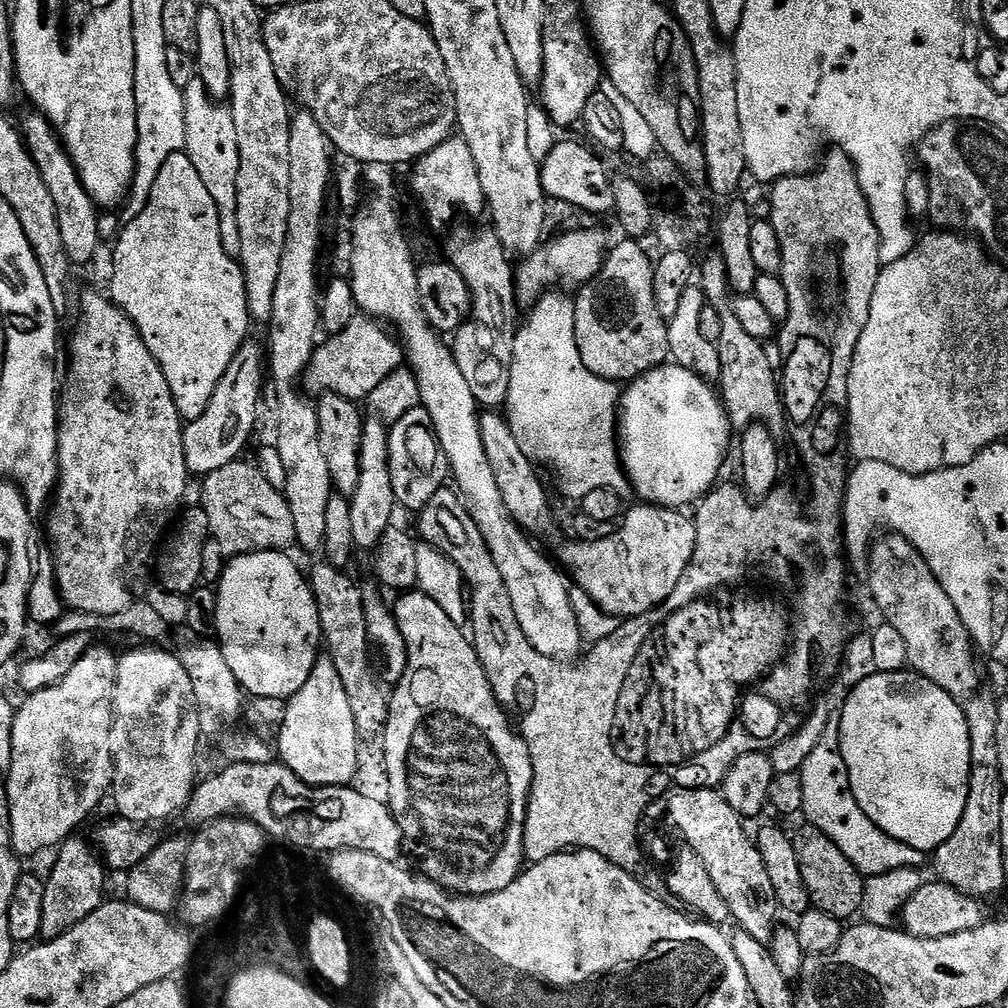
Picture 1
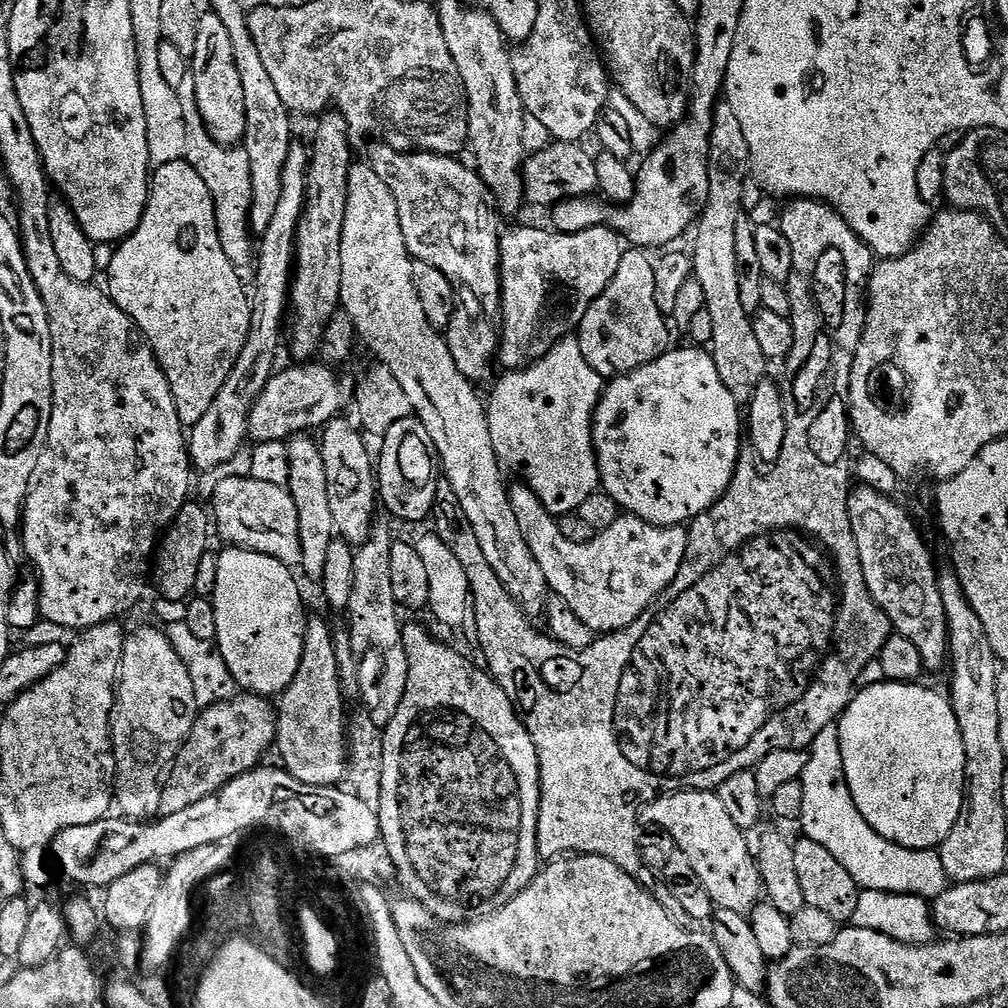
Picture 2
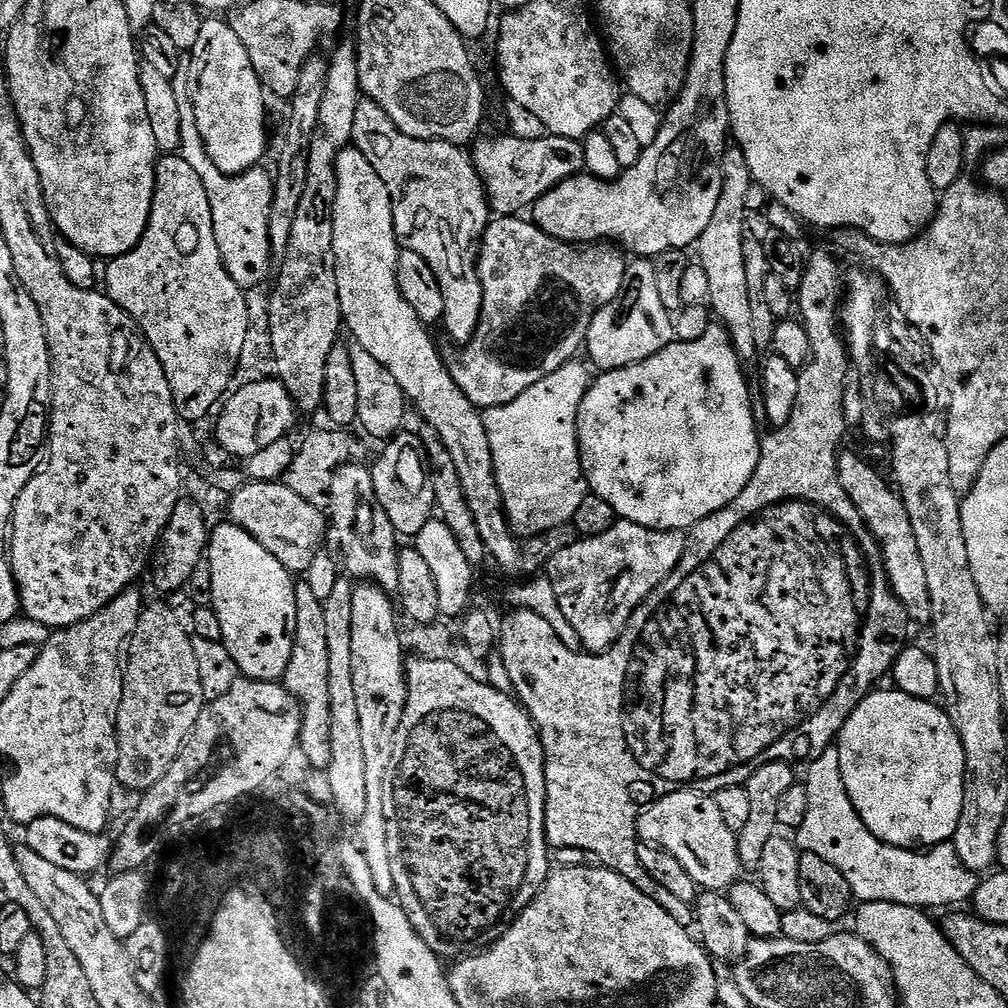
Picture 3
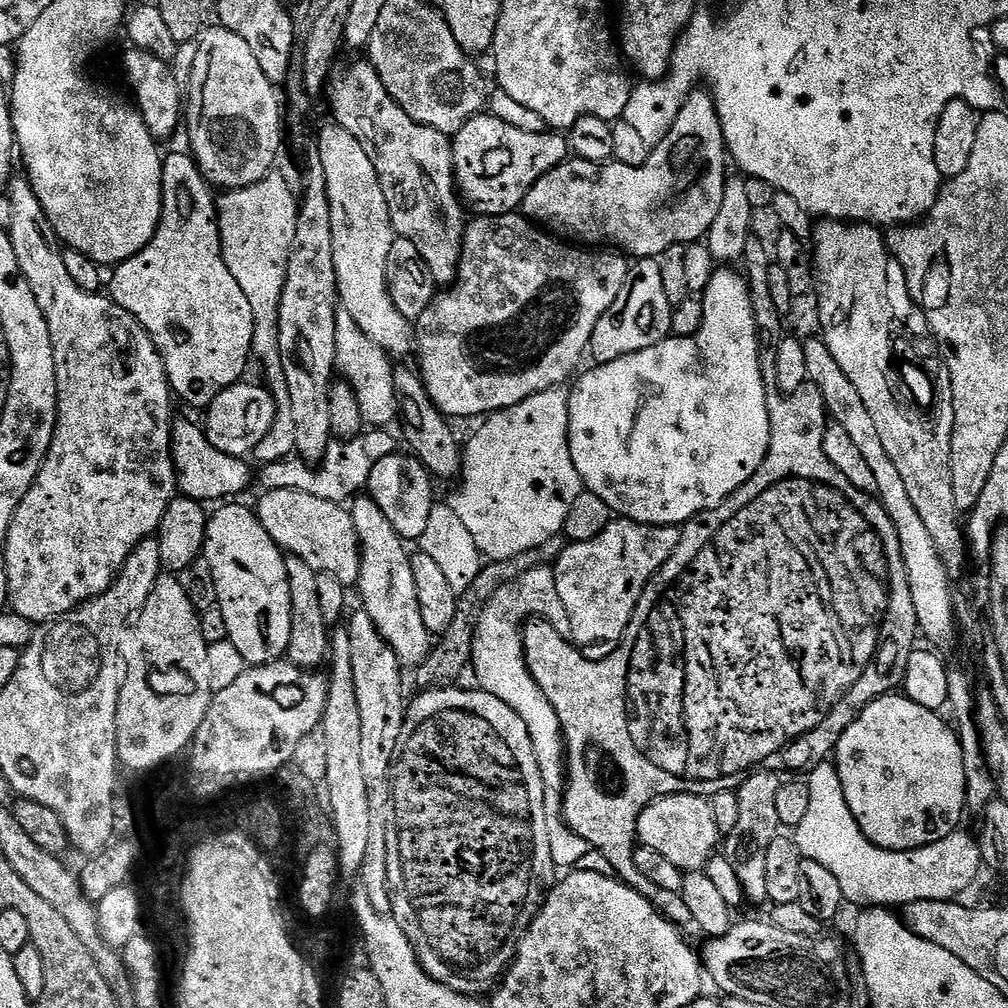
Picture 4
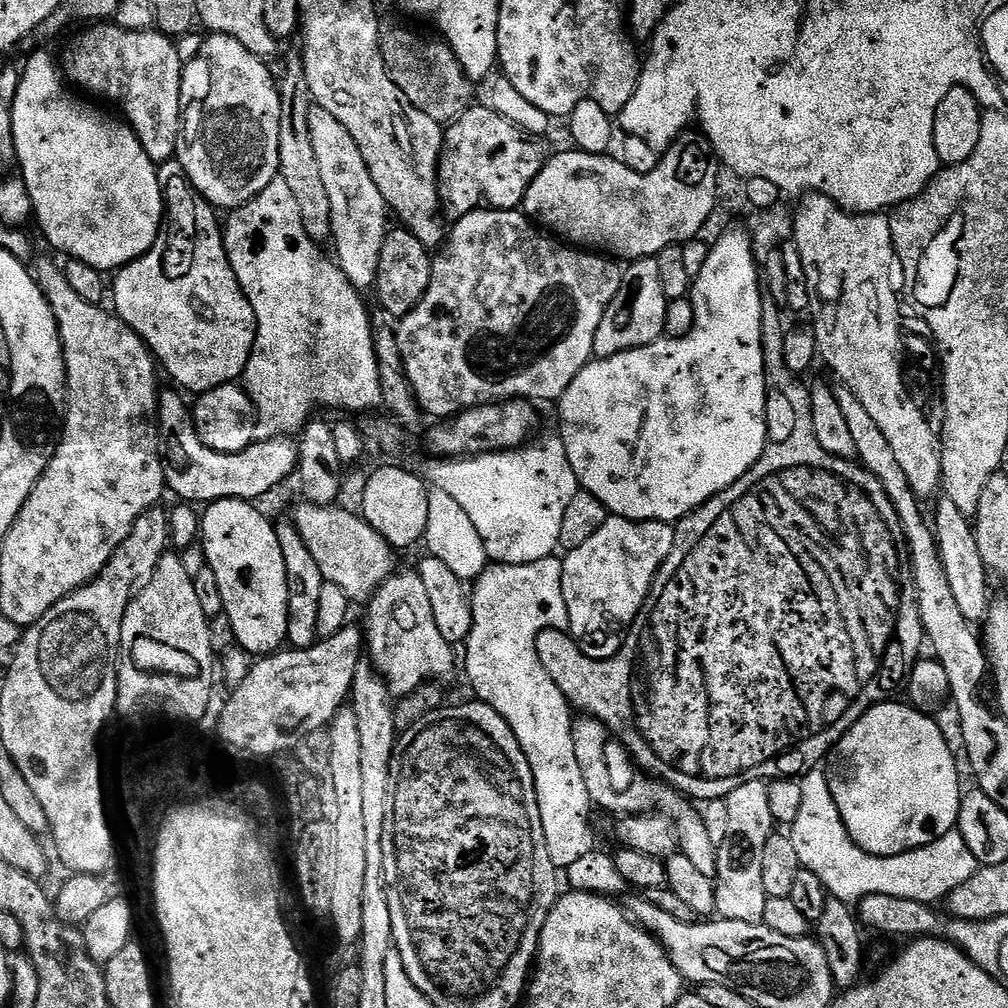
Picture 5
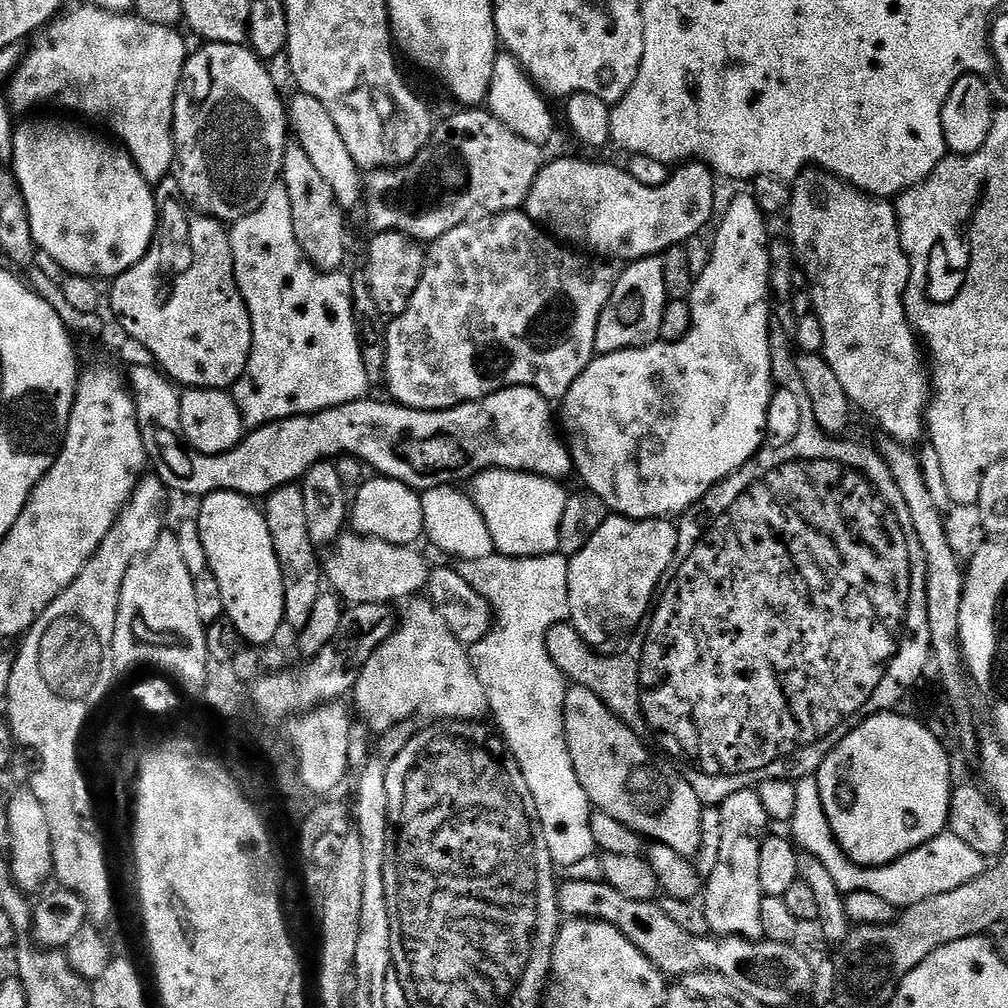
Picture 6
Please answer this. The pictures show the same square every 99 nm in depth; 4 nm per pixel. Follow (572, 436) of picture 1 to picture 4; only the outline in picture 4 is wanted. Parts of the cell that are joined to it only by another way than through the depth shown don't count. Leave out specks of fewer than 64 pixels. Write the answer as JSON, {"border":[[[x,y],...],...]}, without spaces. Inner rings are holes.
{"border":[[[563,387],[551,388],[545,392],[539,392],[522,402],[518,402],[514,406],[503,408],[501,412],[491,413],[481,424],[484,425],[469,438],[468,444],[466,440],[466,443],[463,445],[462,479],[459,481],[459,484],[461,483],[460,489],[452,497],[447,497],[446,503],[448,507],[454,510],[454,514],[458,514],[458,518],[462,518],[463,524],[466,525],[466,530],[470,530],[470,538],[474,538],[481,557],[487,558],[489,561],[514,559],[516,555],[525,554],[526,551],[540,548],[550,538],[553,538],[554,535],[563,533],[566,514],[570,514],[570,506],[574,506],[575,500],[578,499],[578,494],[582,491],[580,475],[578,474],[578,470],[574,470],[574,462],[570,458],[570,442],[568,441],[568,392]]]}

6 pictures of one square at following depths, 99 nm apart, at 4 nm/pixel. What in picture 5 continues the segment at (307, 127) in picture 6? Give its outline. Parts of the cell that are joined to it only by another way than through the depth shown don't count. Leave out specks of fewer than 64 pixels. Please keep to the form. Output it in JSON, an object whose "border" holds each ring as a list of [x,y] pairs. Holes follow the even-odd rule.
{"border":[[[312,107],[308,115],[310,122],[310,142],[314,142],[314,154],[318,158],[318,170],[322,170],[322,182],[326,185],[326,198],[330,200],[330,218],[332,219],[331,243],[336,243],[335,263],[339,264],[342,274],[357,290],[371,289],[378,274],[378,258],[382,254],[382,242],[390,231],[390,209],[385,204],[378,186],[374,186],[374,178],[370,178],[370,170],[366,166],[366,158],[362,158],[362,150],[358,150],[358,142],[350,138],[350,130],[330,114],[330,110]]]}

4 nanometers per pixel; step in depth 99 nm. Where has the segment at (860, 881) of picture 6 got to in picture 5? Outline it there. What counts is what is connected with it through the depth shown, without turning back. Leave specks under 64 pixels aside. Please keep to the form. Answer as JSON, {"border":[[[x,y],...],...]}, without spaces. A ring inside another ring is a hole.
{"border":[[[824,770],[805,771],[799,777],[802,786],[802,807],[798,818],[790,826],[790,835],[794,842],[794,851],[798,853],[801,868],[810,870],[810,874],[818,874],[822,886],[828,891],[829,897],[841,900],[852,906],[872,894],[886,894],[895,898],[908,898],[923,902],[937,902],[951,897],[952,891],[962,882],[966,882],[978,867],[974,854],[970,854],[970,846],[962,838],[959,830],[947,832],[942,838],[930,842],[921,848],[903,852],[897,856],[872,856],[859,848],[850,838],[846,830],[846,822],[842,822],[842,814],[838,814],[838,806],[834,806],[834,794],[830,794],[828,773]]]}

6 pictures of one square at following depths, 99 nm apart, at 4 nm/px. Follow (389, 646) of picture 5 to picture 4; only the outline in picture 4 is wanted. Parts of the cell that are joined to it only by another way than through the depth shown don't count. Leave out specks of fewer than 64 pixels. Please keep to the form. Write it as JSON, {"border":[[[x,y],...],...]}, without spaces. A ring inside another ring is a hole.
{"border":[[[360,494],[351,501],[350,511],[360,546],[360,600],[362,610],[370,614],[378,634],[392,647],[401,665],[419,666],[433,647],[434,640],[422,622],[422,612],[418,606],[418,590],[414,587],[412,556],[407,552],[405,541],[390,526],[386,514],[378,510],[371,496]]]}

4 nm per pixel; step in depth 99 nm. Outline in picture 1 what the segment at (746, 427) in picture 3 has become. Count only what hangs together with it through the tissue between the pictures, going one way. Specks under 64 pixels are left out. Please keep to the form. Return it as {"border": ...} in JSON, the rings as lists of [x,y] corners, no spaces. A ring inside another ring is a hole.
{"border":[[[673,362],[665,363],[659,368],[650,370],[644,376],[639,376],[637,380],[631,381],[623,389],[620,398],[620,410],[618,413],[618,447],[620,450],[620,465],[624,467],[624,475],[632,484],[632,490],[643,503],[654,504],[658,508],[674,508],[677,510],[687,509],[704,499],[713,488],[717,487],[718,479],[716,475],[720,472],[720,467],[724,464],[724,455],[728,452],[728,439],[734,436],[734,429],[728,422],[728,413],[725,412],[721,397],[717,389],[709,381],[704,380],[696,373],[684,369],[681,365]]]}

